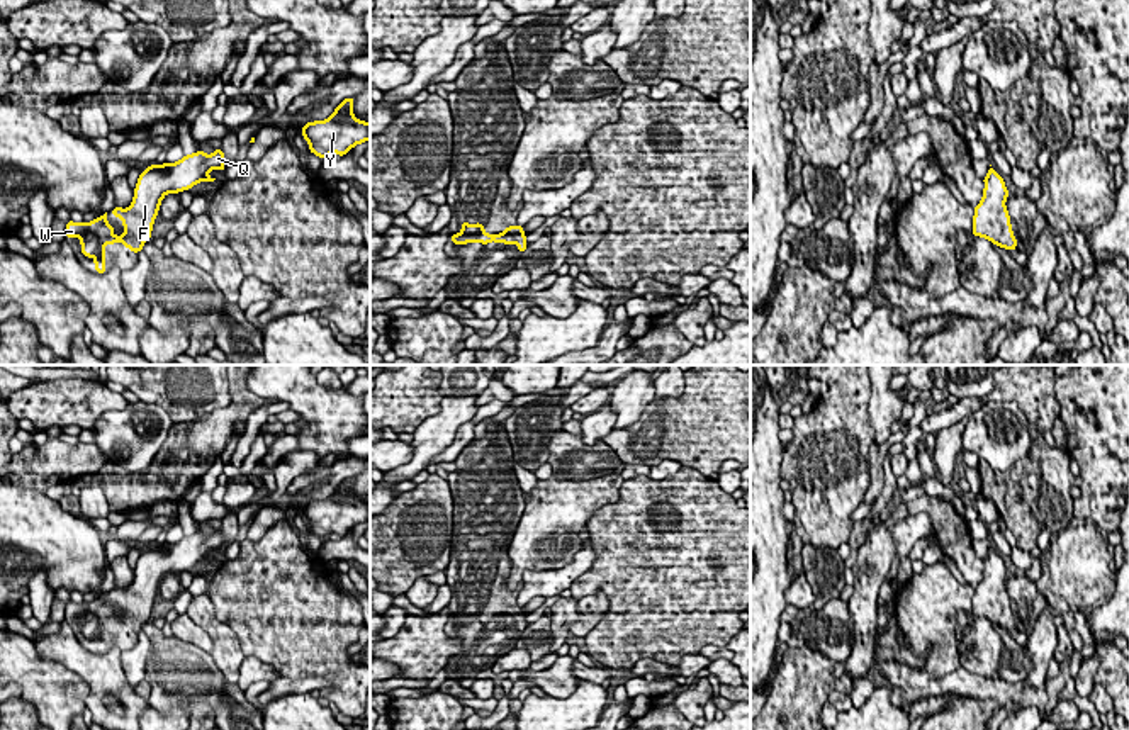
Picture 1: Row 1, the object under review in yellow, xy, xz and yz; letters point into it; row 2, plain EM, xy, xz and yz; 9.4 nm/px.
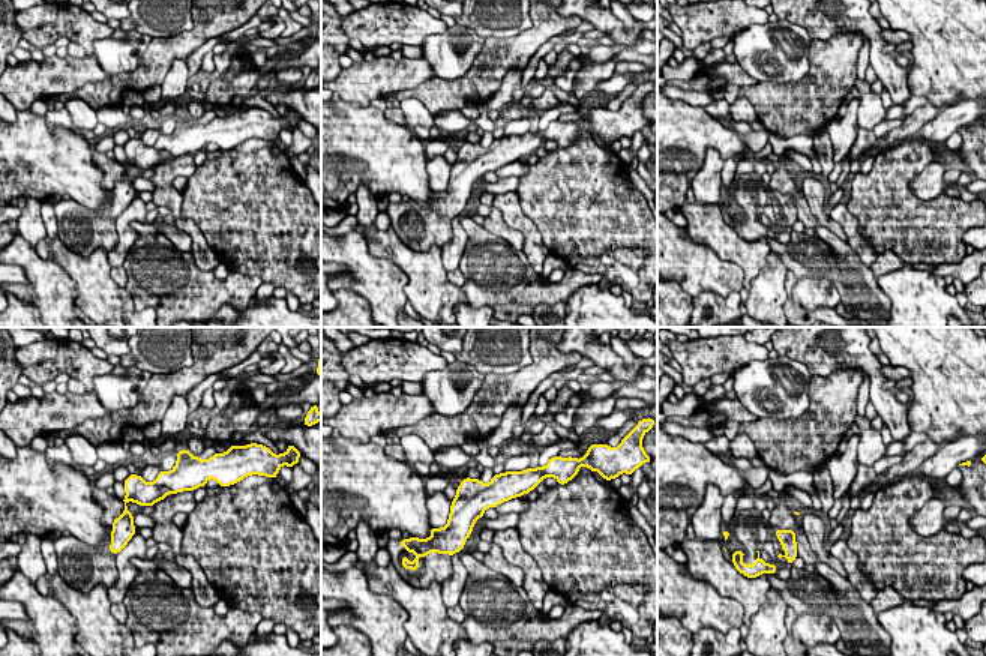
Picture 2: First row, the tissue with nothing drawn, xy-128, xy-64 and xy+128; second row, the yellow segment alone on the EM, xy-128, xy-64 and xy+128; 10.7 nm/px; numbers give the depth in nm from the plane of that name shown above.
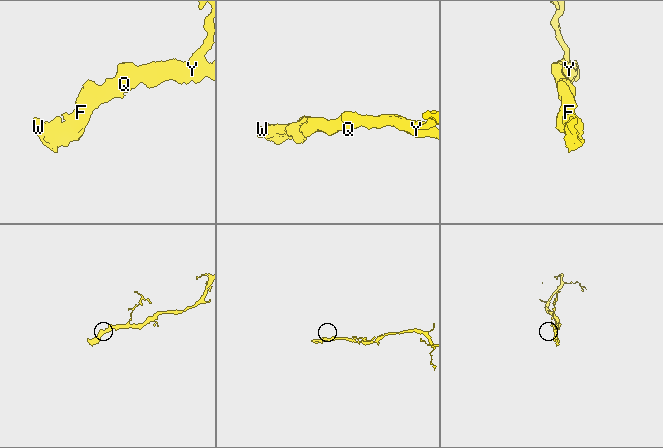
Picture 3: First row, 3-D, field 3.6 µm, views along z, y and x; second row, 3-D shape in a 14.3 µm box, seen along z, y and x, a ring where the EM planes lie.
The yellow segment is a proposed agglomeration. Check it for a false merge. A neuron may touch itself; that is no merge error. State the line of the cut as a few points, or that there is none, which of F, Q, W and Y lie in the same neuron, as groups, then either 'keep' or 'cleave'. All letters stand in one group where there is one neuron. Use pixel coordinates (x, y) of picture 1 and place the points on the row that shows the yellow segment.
no cut | F Q W Y | keep

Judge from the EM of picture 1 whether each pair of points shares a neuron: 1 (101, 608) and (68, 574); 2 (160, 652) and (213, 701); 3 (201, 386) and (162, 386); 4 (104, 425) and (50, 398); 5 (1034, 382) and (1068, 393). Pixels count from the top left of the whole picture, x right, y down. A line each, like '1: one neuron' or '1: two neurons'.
1: two neurons
2: one neuron
3: one neuron
4: two neurons
5: two neurons

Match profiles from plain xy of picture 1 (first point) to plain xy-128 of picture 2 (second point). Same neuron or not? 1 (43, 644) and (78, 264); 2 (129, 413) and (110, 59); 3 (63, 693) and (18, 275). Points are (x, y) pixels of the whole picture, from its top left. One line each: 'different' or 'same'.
1: same
2: same
3: different

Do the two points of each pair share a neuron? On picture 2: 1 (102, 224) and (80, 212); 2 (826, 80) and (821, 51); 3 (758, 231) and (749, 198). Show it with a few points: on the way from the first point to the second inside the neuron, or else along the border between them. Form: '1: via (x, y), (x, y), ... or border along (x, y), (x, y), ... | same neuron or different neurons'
1: via (96, 218), (86, 215) | same neuron
2: via (826, 72), (826, 59) | same neuron
3: via (752, 224), (752, 206) | same neuron

